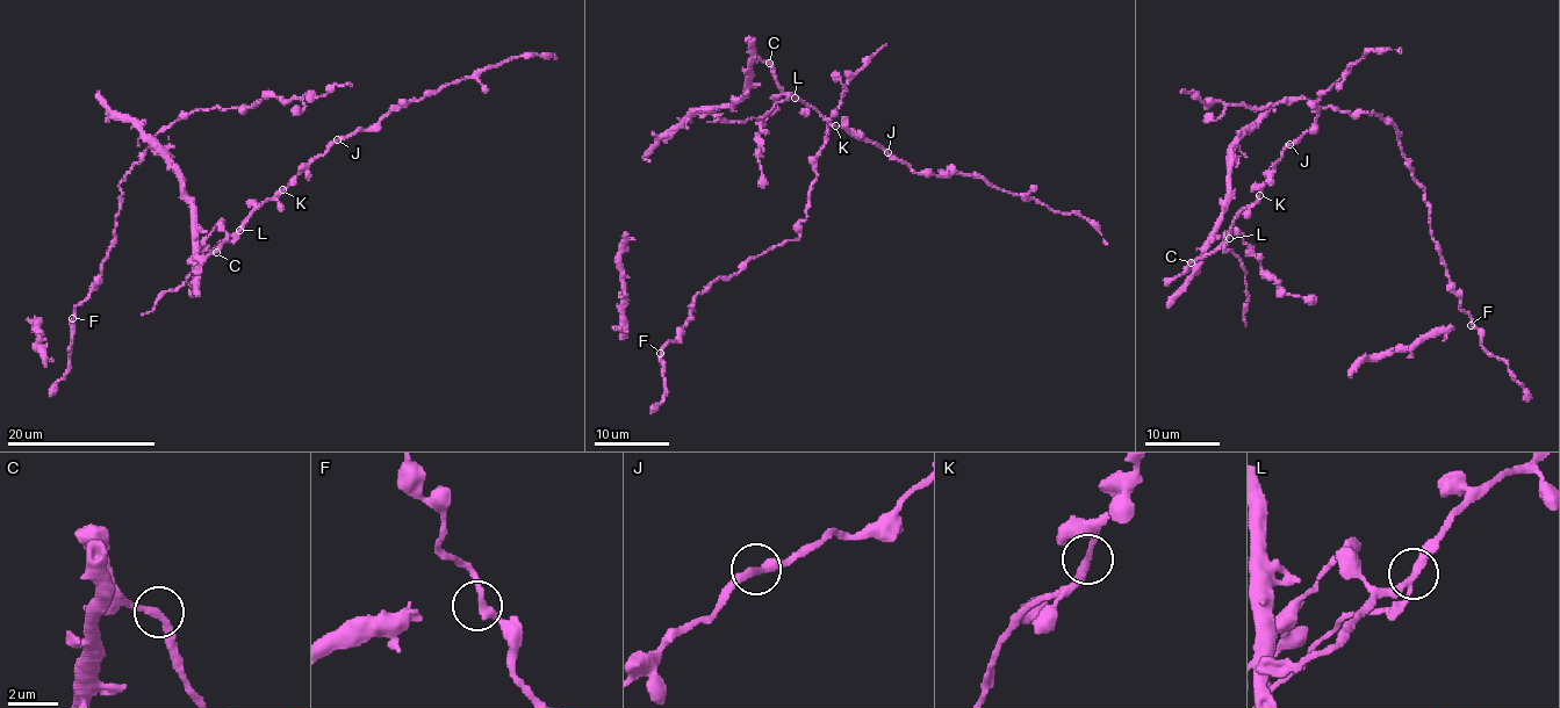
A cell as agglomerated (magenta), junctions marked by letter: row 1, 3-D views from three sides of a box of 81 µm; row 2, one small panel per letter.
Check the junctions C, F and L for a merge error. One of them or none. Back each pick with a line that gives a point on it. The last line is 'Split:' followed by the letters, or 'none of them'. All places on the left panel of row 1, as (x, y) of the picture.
L: place (239, 230)
Split: L

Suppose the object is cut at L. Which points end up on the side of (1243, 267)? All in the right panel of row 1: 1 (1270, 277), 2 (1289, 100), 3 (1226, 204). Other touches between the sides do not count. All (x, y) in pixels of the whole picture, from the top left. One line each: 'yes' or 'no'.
1: no
2: no
3: no

